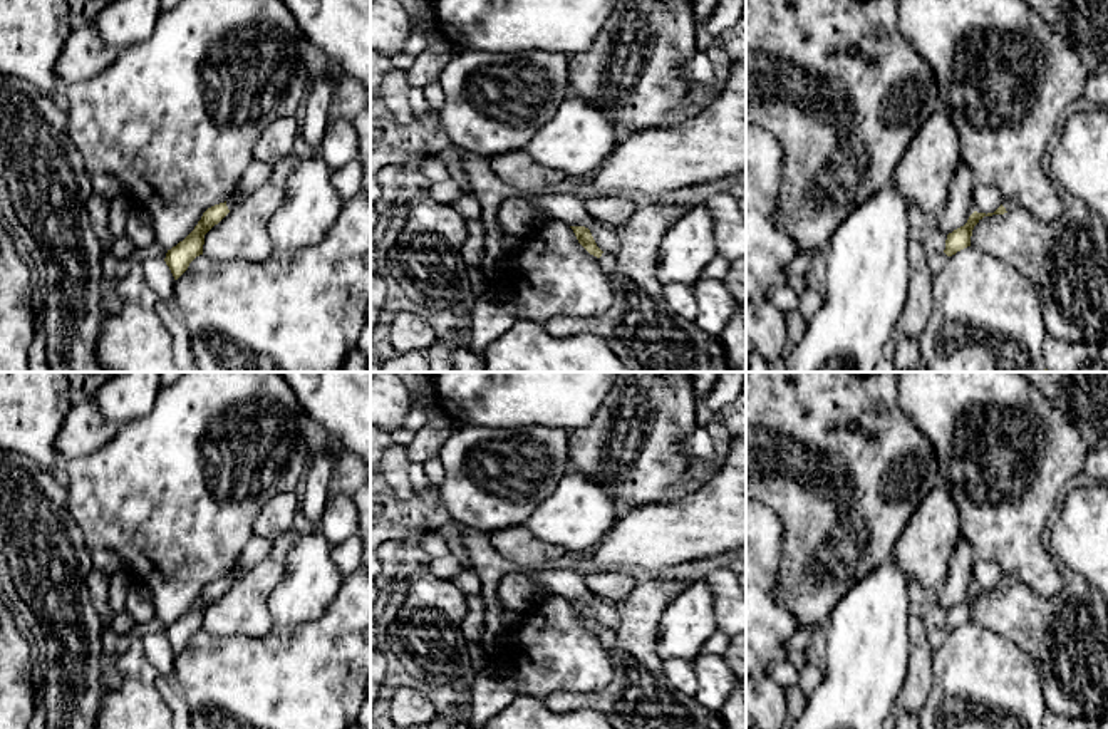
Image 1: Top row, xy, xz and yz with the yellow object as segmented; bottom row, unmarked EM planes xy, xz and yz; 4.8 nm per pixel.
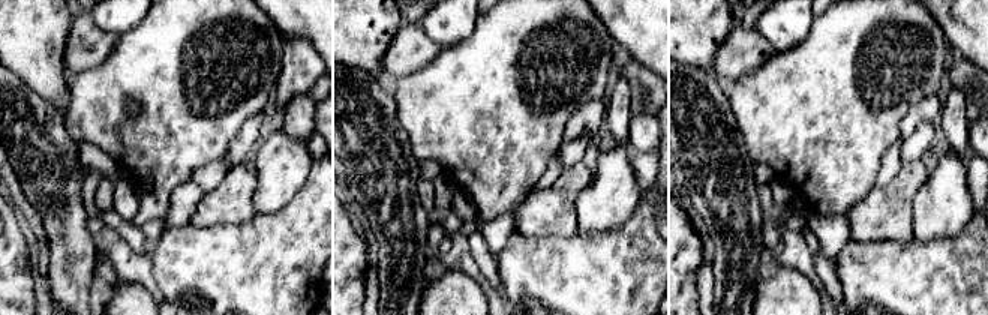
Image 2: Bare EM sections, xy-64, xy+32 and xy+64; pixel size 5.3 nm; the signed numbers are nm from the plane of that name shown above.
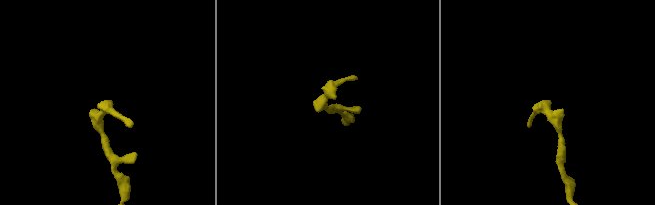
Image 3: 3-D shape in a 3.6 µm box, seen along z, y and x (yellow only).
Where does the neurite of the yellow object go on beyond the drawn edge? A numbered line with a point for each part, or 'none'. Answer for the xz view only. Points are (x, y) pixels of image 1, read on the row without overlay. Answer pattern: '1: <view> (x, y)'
1: xz (607, 635)

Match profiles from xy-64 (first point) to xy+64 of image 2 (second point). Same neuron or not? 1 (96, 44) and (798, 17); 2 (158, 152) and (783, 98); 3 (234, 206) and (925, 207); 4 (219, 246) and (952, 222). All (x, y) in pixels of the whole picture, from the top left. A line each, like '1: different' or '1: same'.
1: different
2: same
3: different
4: different

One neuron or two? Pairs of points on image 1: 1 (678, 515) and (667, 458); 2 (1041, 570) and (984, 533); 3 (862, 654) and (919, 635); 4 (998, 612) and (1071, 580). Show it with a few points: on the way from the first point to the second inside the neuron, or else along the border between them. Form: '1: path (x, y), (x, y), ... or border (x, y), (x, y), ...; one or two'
1: border (684, 490), (667, 500), (651, 501), (636, 508); two
2: path (1028, 560), (998, 533); one
3: border (914, 612), (909, 622), (906, 677); two
4: path (1018, 612), (1050, 612), (1061, 600); one

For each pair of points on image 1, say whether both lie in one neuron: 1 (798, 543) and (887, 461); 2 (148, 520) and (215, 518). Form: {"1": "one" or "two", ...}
{"1": "one", "2": "one"}

